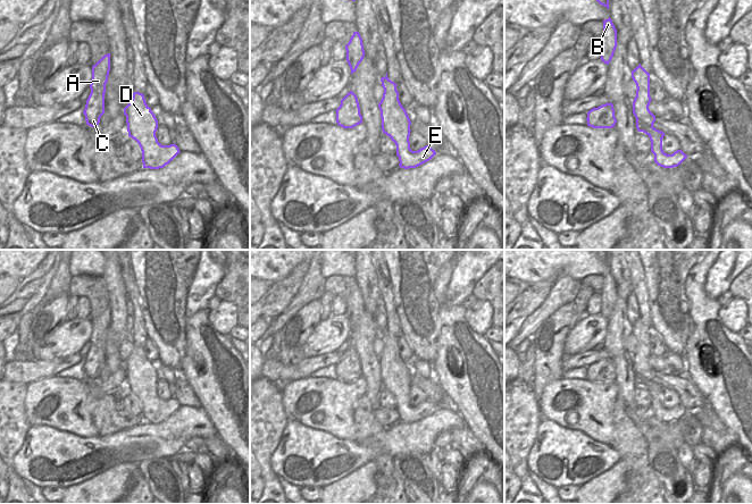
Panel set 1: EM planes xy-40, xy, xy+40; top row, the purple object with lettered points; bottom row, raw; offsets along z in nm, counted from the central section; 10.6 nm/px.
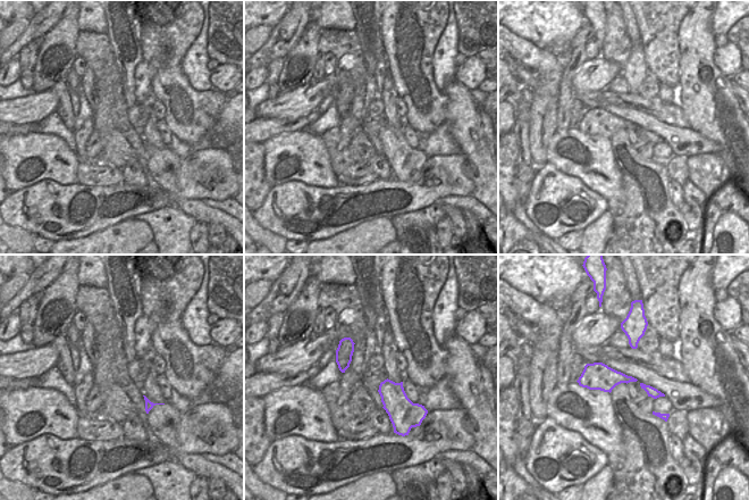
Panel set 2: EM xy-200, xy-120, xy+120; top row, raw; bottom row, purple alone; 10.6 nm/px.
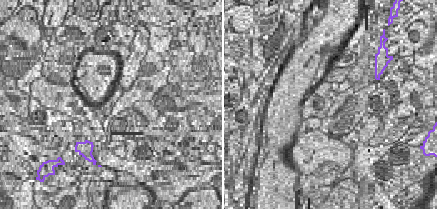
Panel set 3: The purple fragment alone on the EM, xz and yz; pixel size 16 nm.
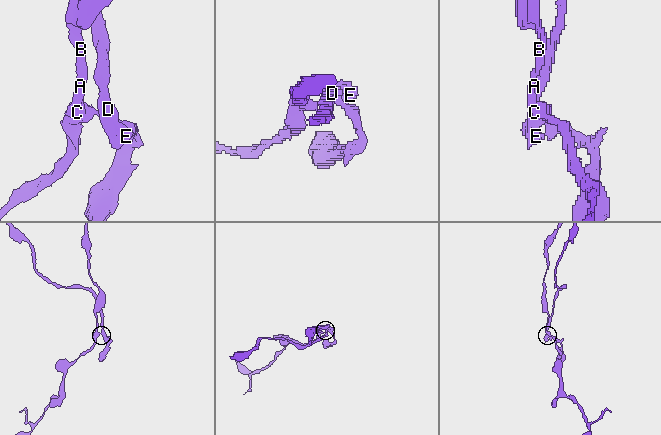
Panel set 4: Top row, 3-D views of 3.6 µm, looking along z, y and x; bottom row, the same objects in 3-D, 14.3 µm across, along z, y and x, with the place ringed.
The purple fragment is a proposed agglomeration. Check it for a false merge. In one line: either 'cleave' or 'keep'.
cleave

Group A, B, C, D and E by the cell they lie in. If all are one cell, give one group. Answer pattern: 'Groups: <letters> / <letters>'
Groups: A B C / D E

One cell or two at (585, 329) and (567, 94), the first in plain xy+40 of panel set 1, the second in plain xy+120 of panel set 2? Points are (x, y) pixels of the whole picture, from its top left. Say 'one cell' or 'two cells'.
two cells

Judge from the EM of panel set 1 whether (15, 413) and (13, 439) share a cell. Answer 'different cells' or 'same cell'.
same cell

